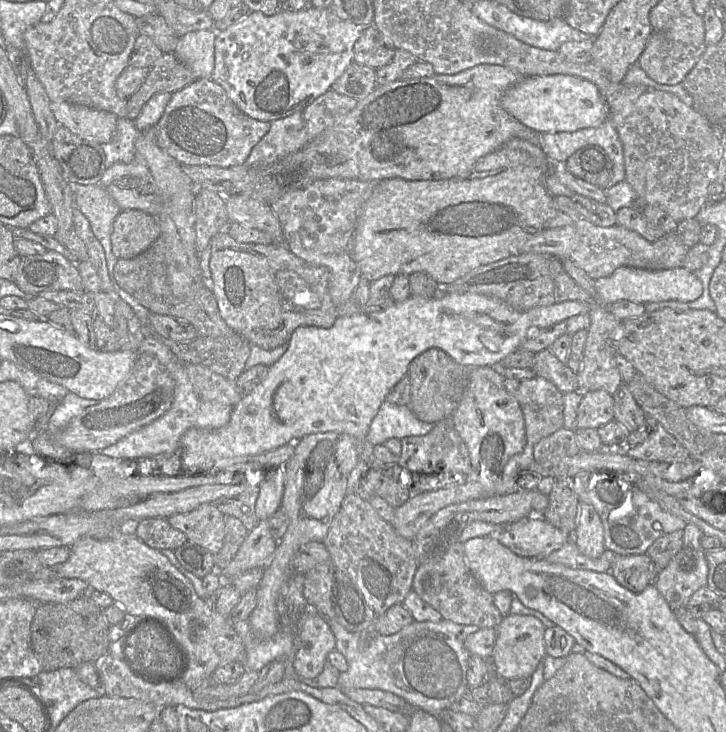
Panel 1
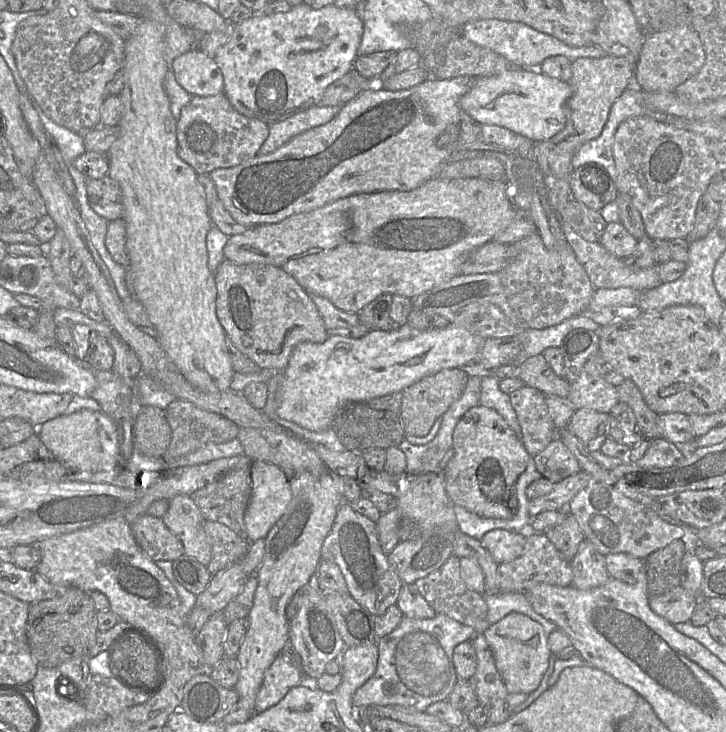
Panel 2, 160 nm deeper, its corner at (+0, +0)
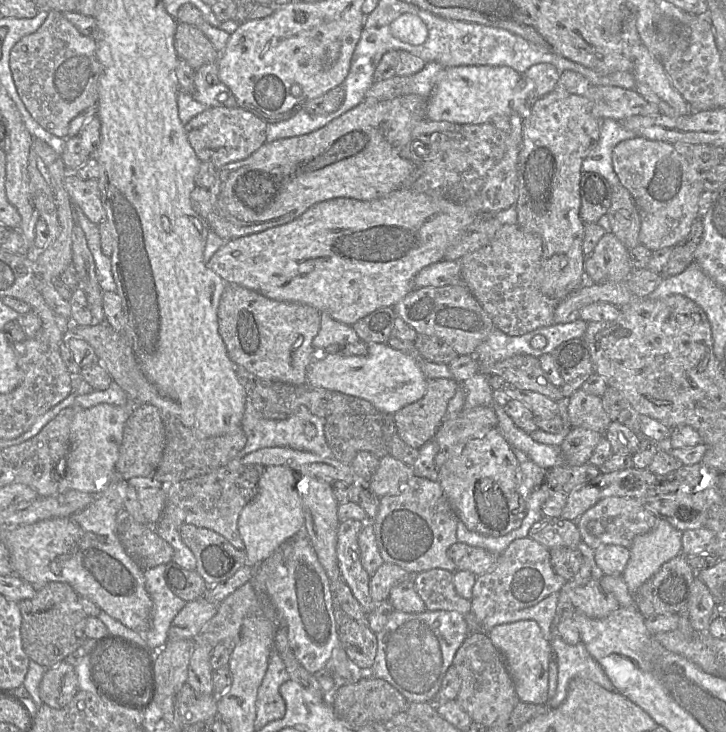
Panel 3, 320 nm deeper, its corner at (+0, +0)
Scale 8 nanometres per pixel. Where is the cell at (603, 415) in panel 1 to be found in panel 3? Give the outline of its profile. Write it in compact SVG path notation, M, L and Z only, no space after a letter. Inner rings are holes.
M571 427L569 433L559 446L563 462L572 466L589 463L589 459L603 437L601 433L582 427Z

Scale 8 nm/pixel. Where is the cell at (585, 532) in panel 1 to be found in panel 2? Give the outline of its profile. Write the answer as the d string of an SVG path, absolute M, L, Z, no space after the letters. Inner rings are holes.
M584 539L575 557L571 561L572 586L588 590L604 585L610 575L607 572L605 556L594 545Z

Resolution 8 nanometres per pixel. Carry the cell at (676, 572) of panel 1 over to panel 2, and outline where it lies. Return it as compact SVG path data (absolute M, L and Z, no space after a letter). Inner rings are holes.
M679 585L665 594L650 597L649 606L656 615L674 625L690 621L698 599L699 596Z

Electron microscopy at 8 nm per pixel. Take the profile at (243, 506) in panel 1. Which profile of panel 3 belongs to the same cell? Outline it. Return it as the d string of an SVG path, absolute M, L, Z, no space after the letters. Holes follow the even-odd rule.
M236 457L210 473L166 486L167 502L183 510L184 524L210 529L226 538L236 549L245 550L238 531L238 519L243 508L257 494L264 469L262 465L242 464Z

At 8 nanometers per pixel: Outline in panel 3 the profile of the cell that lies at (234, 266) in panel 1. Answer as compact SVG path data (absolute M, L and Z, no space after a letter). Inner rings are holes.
M226 284L218 307L219 333L235 366L242 366L259 378L280 381L294 386L307 383L307 370L316 354L312 346L320 328L320 312L307 304L267 298L248 288Z

